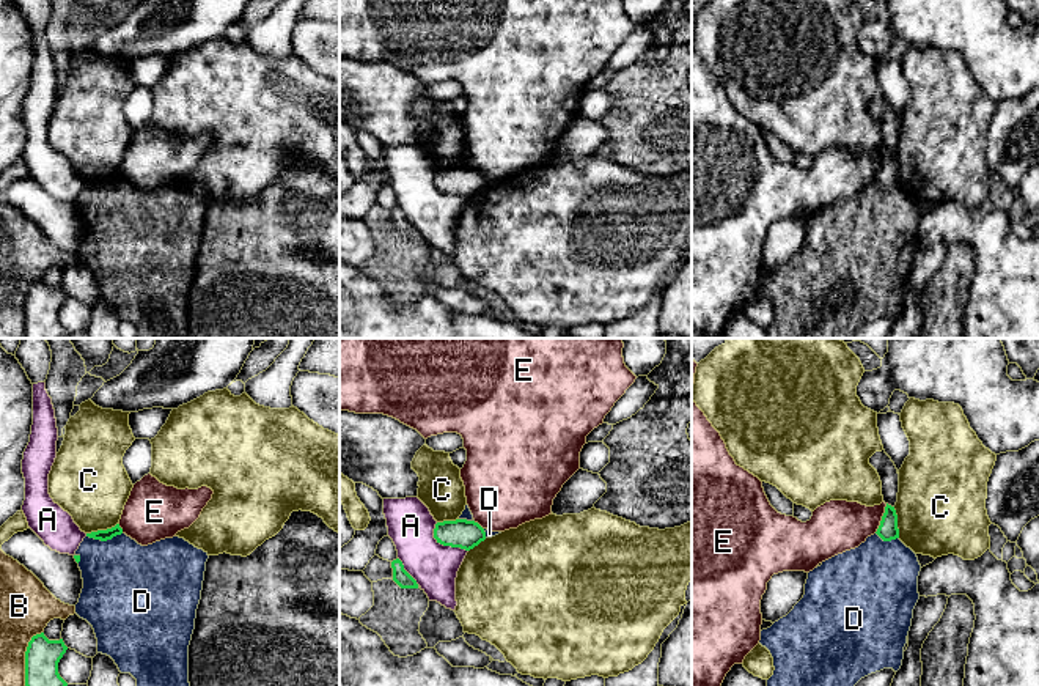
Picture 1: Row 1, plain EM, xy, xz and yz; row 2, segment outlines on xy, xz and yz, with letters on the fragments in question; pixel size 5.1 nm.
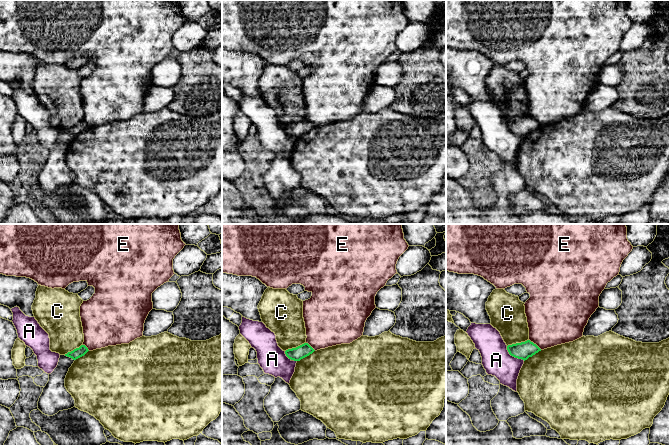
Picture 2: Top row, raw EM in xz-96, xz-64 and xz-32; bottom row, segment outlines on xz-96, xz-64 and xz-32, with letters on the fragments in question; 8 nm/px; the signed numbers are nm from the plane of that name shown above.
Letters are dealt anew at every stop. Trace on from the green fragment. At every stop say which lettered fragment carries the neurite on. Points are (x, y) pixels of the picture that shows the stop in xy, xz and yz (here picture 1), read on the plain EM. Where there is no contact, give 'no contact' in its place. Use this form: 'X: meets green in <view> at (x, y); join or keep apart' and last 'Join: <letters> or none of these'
A: meets green in xz at (445, 192); keep apart
B: meets green in xy at (25, 307); keep apart
C: meets green in xy at (102, 178); keep apart
D: meets green in xy at (104, 188); keep apart
E: meets green in yz at (882, 165); keep apart
Join: none of these

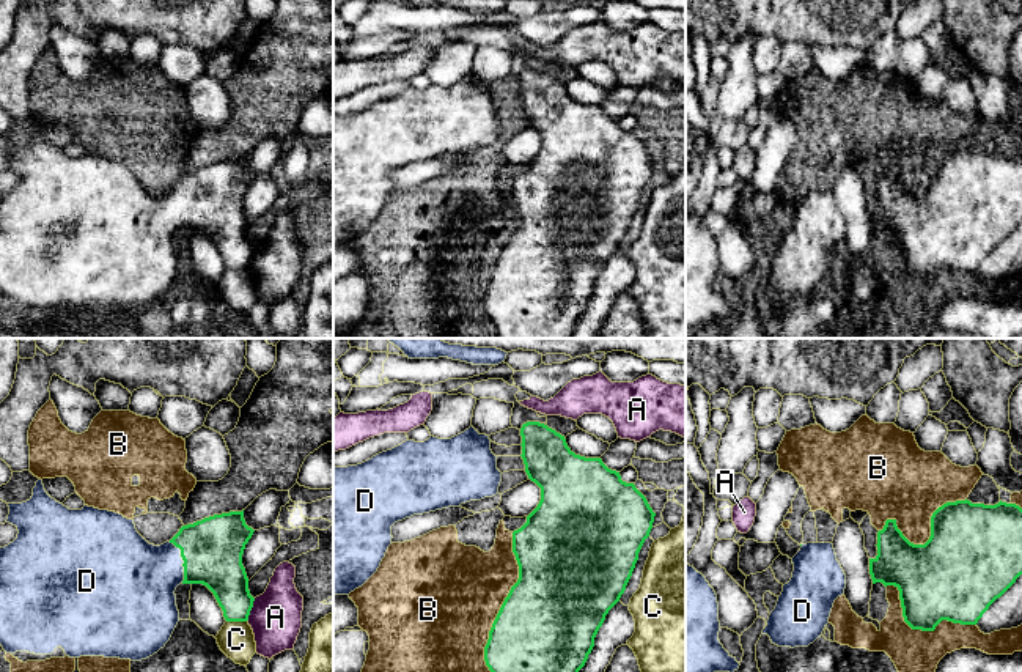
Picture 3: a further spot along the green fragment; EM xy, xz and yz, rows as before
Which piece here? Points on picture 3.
A: meets green in xy at (250, 257); keep apart
B: meets green in xz at (499, 258); keep apart
C: meets green in xy at (236, 268); keep apart
D: meets green in xy at (183, 206); join
Join: D

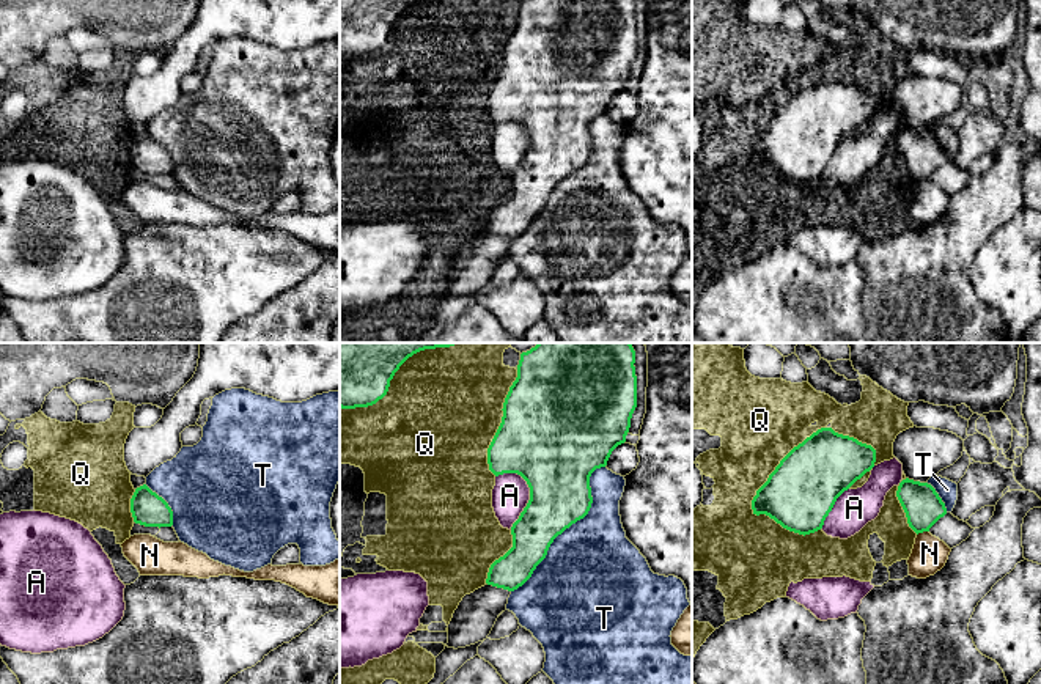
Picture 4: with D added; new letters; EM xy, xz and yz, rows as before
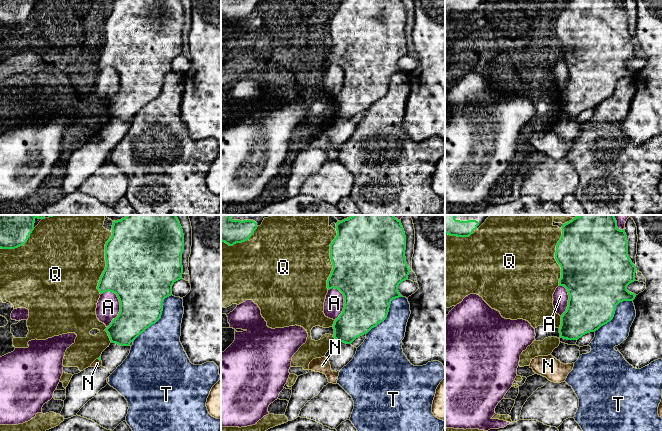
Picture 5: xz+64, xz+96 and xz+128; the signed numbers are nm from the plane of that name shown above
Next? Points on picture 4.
A: meets green in xz at (530, 142); keep apart
N: meets green in yz at (922, 180); keep apart
Q: meets green in yz at (777, 114); keep apart
T: meets green in xz at (568, 175); keep apart
Join: none of these

